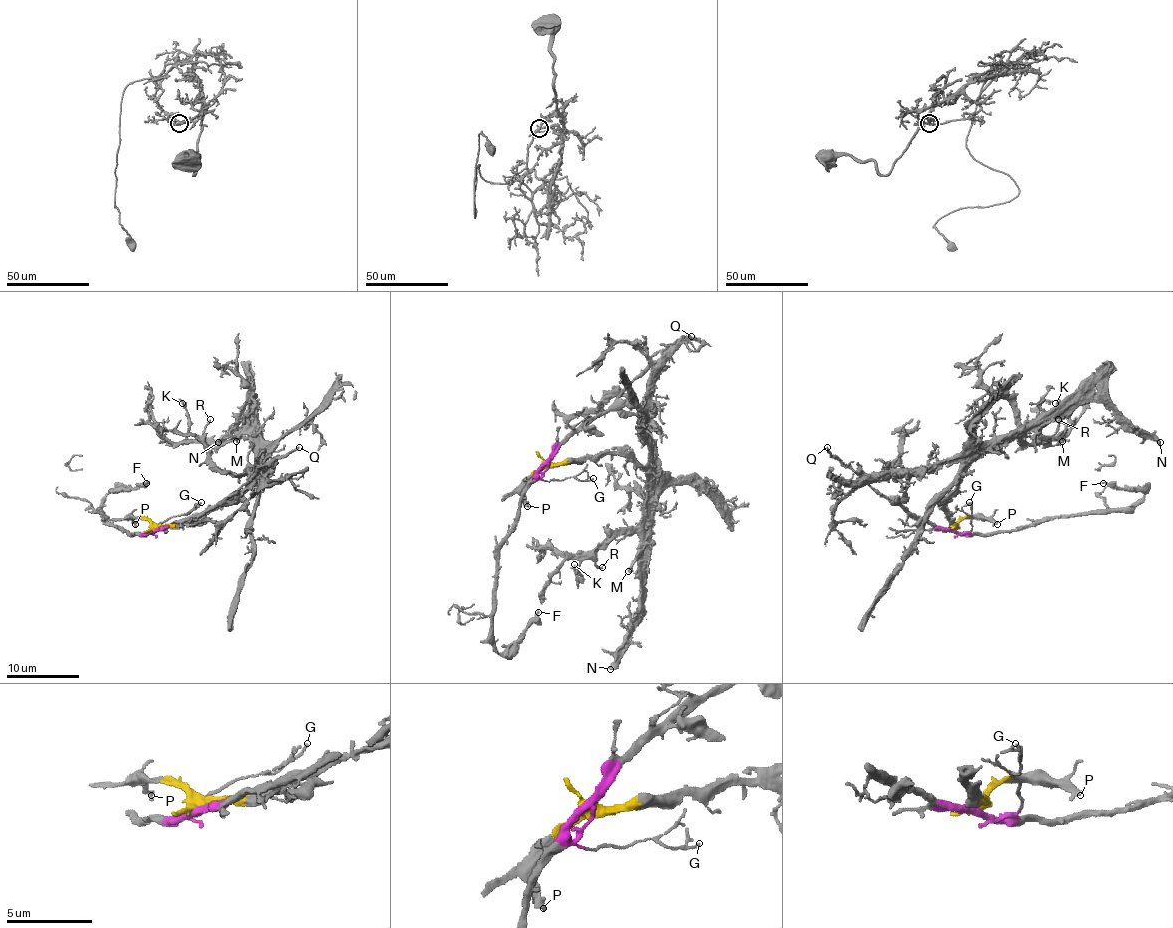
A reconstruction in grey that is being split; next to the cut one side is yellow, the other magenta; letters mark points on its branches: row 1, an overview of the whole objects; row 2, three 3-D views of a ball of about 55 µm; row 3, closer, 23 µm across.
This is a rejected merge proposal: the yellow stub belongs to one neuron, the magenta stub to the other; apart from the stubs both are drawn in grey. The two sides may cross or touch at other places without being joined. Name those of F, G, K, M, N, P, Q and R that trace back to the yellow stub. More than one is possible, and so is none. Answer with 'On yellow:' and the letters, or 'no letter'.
On yellow: K, M, N, P, R

